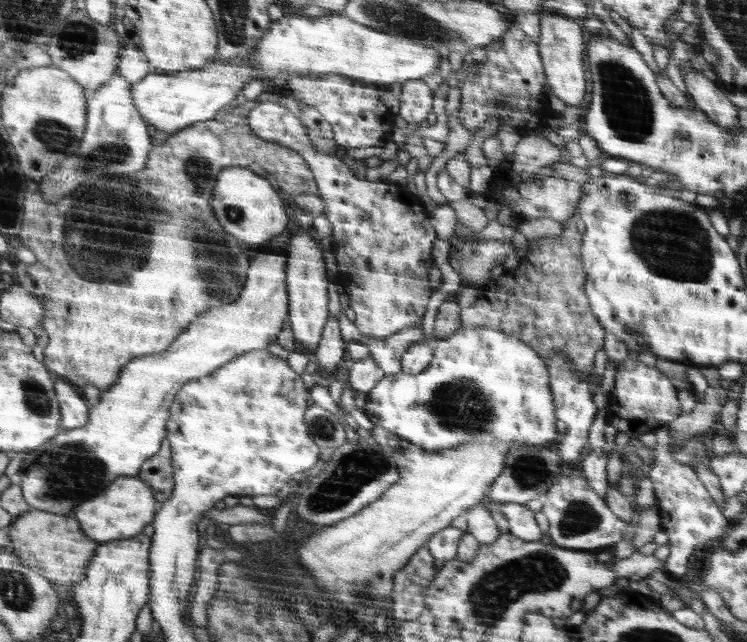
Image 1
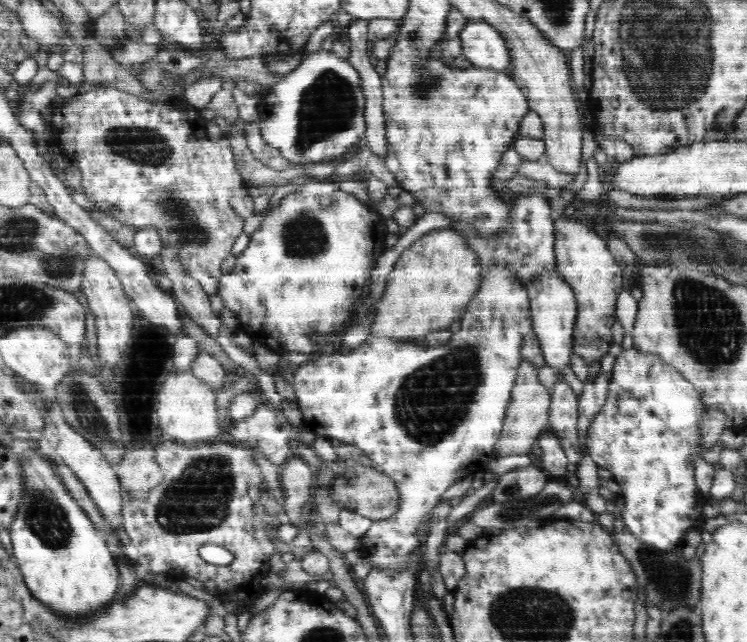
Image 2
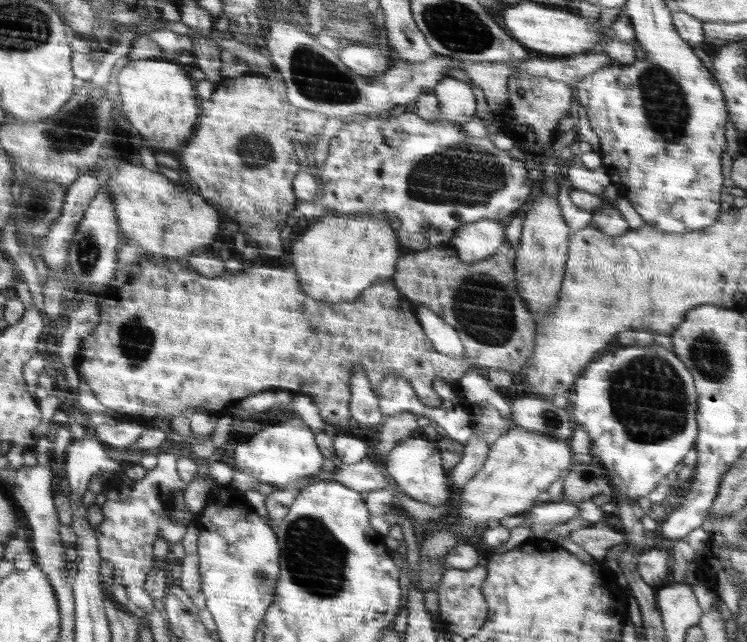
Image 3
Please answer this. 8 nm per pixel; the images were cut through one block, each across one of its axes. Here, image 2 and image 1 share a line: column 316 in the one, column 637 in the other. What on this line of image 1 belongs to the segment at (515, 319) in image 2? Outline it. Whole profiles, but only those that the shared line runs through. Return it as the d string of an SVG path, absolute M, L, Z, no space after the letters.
M627 356L616 369L614 389L609 394L606 422L610 433L639 434L655 432L661 426L677 420L683 413L676 388L670 379L657 368L650 368L645 363Z

